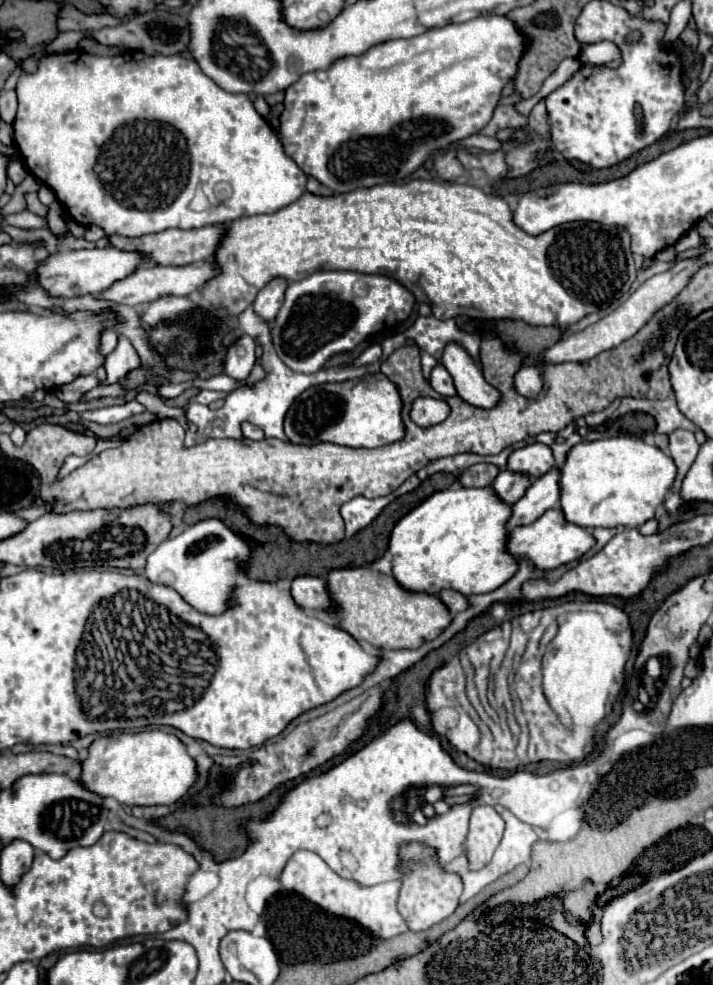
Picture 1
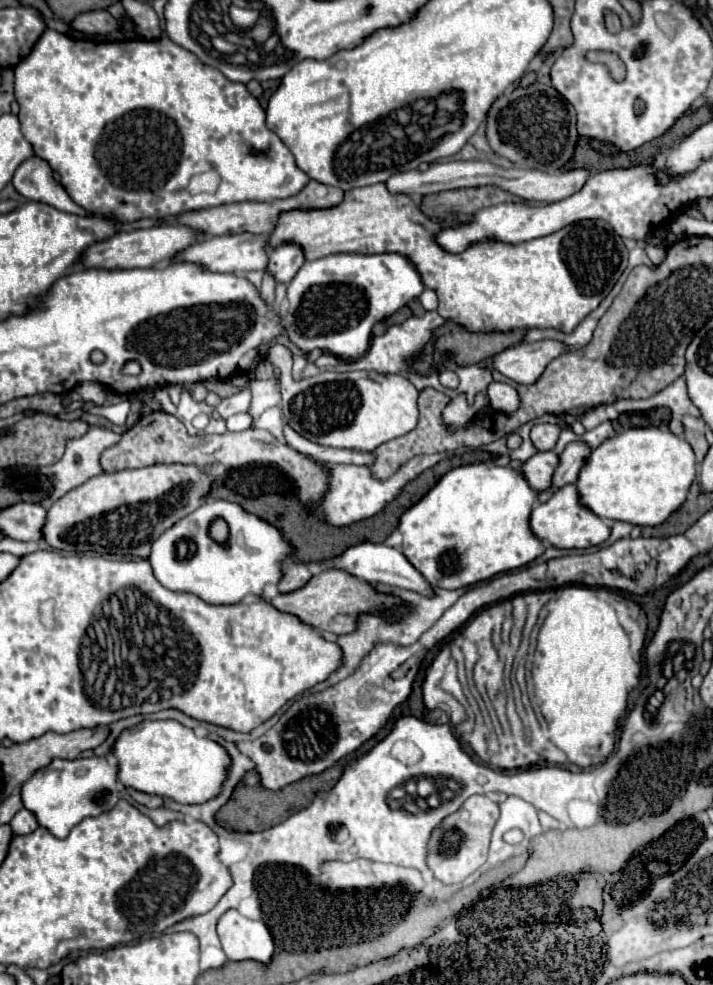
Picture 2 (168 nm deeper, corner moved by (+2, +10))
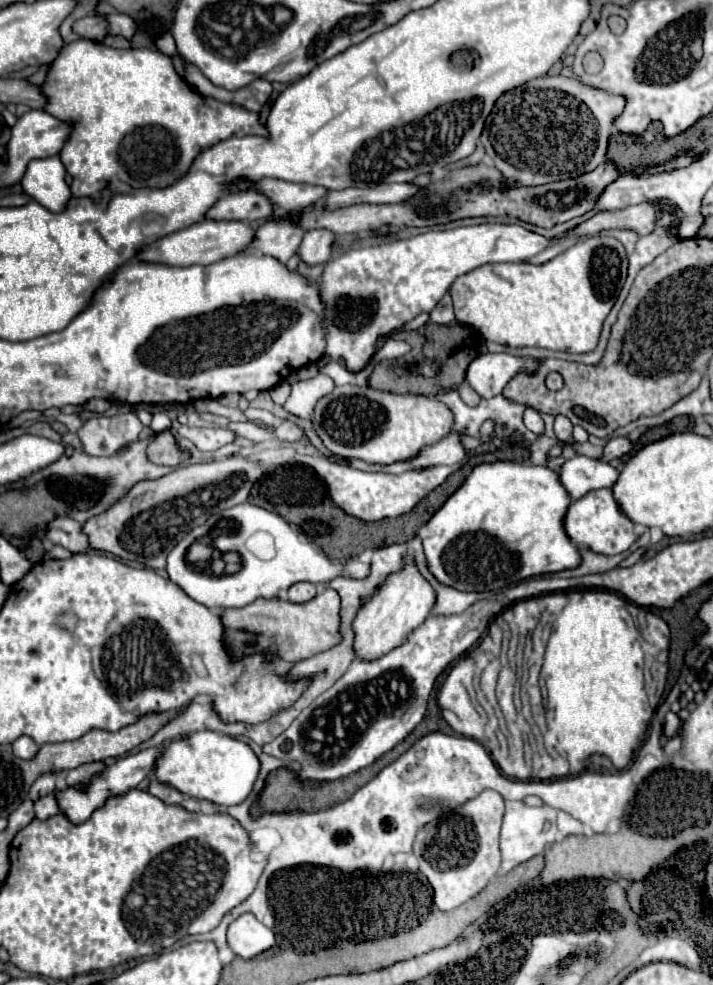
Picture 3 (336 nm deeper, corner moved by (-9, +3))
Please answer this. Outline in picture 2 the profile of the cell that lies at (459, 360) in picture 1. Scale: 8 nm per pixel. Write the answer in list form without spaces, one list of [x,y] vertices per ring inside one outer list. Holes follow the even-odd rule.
[[[491,382],[487,386],[487,396],[491,400],[491,408],[499,412],[513,412],[519,408],[519,394],[513,386],[501,384],[501,382]]]

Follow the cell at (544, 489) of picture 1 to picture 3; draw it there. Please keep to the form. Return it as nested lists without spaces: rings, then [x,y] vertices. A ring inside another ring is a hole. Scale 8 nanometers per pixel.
[[[612,437],[606,447],[604,447],[604,455],[602,459],[604,461],[614,461],[614,459],[620,459],[622,455],[630,453],[634,447],[634,443],[628,439],[628,437]]]

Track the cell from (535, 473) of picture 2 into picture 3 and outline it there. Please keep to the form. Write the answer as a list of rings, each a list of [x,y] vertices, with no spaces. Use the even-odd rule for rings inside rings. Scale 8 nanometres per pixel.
[[[576,455],[574,459],[566,461],[560,471],[560,479],[572,499],[580,499],[594,489],[612,487],[616,477],[620,477],[618,467],[584,455]]]

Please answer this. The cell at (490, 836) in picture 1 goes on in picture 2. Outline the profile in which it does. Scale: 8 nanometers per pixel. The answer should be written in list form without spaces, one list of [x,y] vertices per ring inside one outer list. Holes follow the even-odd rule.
[[[471,796],[455,814],[447,816],[433,832],[429,840],[427,864],[431,872],[445,884],[463,882],[487,860],[491,830],[499,818],[499,806],[487,796]]]

